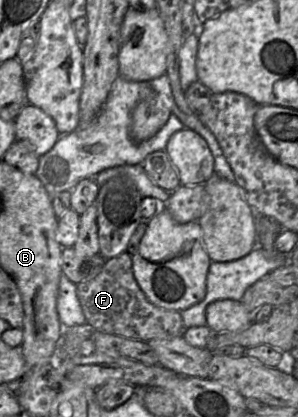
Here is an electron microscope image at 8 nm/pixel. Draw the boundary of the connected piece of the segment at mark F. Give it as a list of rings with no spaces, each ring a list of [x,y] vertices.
[[[124,252],[108,259],[102,271],[93,279],[79,282],[77,294],[81,303],[86,323],[98,331],[148,342],[154,338],[183,336],[185,330],[180,311],[166,310],[153,305],[139,287],[133,273],[132,255]]]

